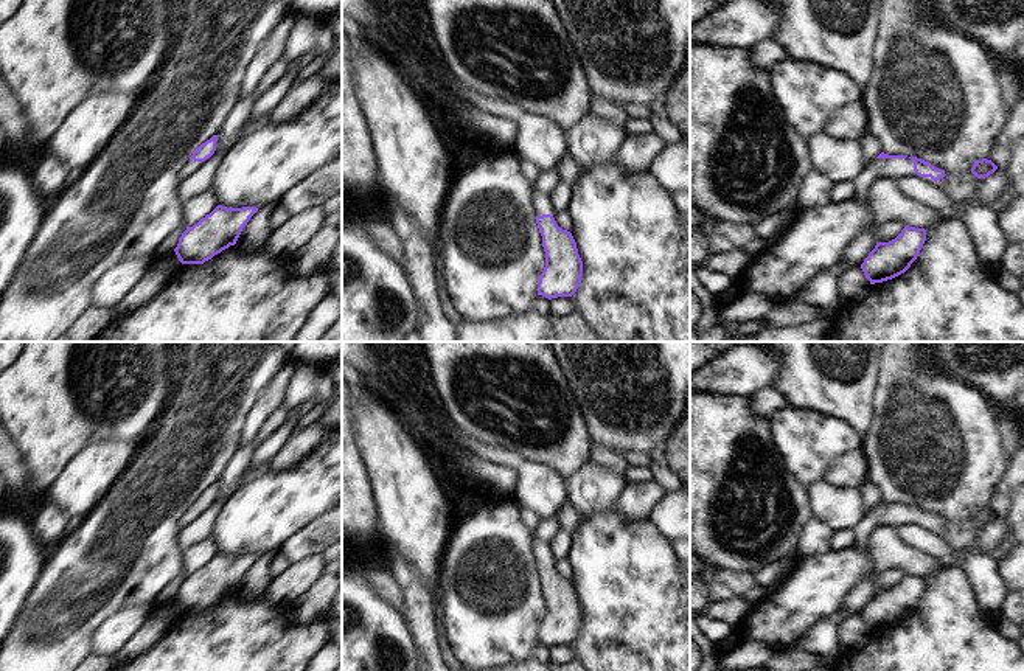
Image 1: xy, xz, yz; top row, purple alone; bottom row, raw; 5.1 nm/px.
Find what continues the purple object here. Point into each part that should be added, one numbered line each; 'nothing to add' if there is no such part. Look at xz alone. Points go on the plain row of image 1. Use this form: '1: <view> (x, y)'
1: xz (541, 552)

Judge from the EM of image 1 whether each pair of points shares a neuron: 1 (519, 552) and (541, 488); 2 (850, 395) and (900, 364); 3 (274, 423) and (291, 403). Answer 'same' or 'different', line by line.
1: different
2: different
3: same

